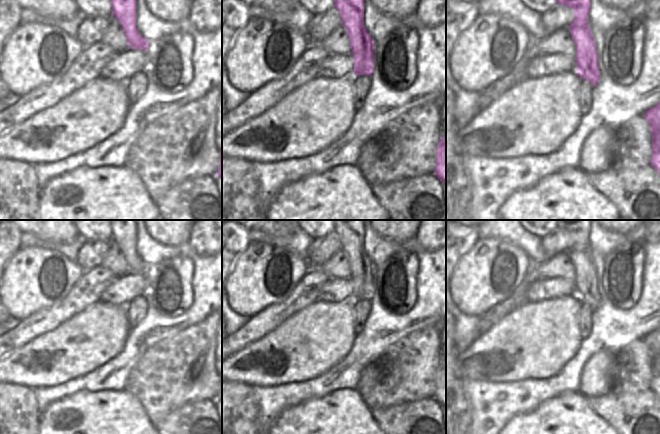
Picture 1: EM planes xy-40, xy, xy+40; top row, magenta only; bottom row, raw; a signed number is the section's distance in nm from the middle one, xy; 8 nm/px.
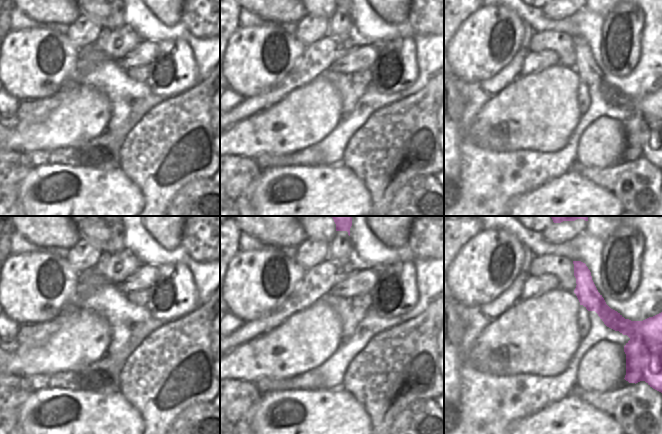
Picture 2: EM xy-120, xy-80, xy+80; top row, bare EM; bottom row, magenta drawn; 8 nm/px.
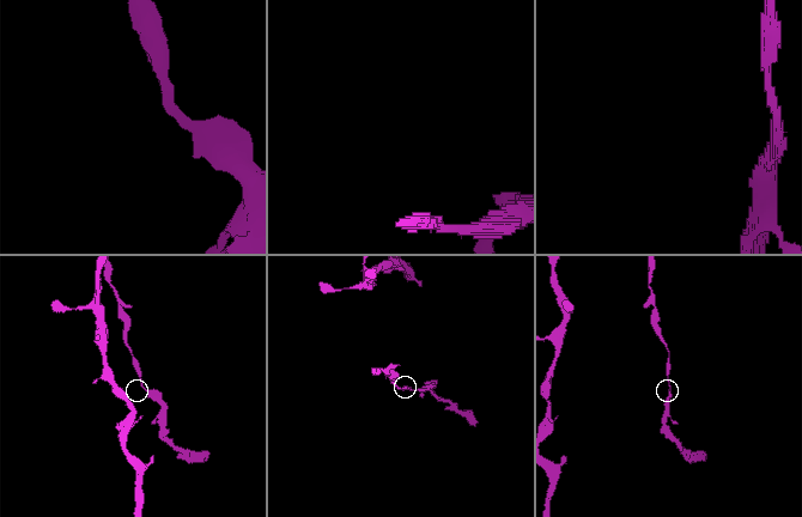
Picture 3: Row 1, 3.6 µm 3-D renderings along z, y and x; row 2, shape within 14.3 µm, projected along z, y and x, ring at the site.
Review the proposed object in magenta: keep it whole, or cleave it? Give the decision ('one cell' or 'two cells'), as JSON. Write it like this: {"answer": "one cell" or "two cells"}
{"answer": "one cell"}

